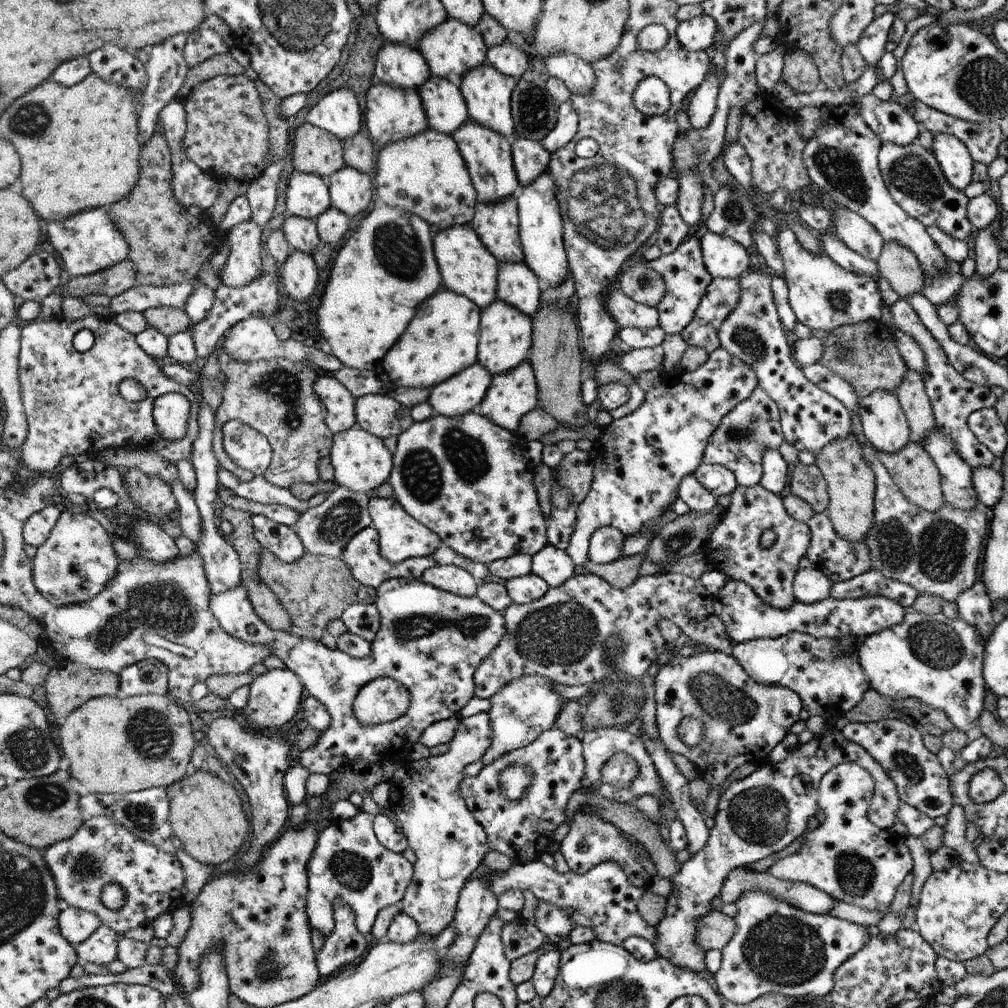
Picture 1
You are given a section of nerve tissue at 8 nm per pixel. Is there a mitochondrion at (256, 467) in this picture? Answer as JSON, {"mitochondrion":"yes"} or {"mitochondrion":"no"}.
{"mitochondrion":"no"}

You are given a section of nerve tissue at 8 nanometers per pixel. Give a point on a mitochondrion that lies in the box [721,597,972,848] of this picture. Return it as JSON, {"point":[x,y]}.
{"point":[935,645]}

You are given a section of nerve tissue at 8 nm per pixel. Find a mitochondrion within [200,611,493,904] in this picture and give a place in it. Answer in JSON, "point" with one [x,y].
{"point":[352,871]}

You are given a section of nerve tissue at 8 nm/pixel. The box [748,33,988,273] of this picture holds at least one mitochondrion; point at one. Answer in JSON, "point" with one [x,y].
{"point":[837,165]}

